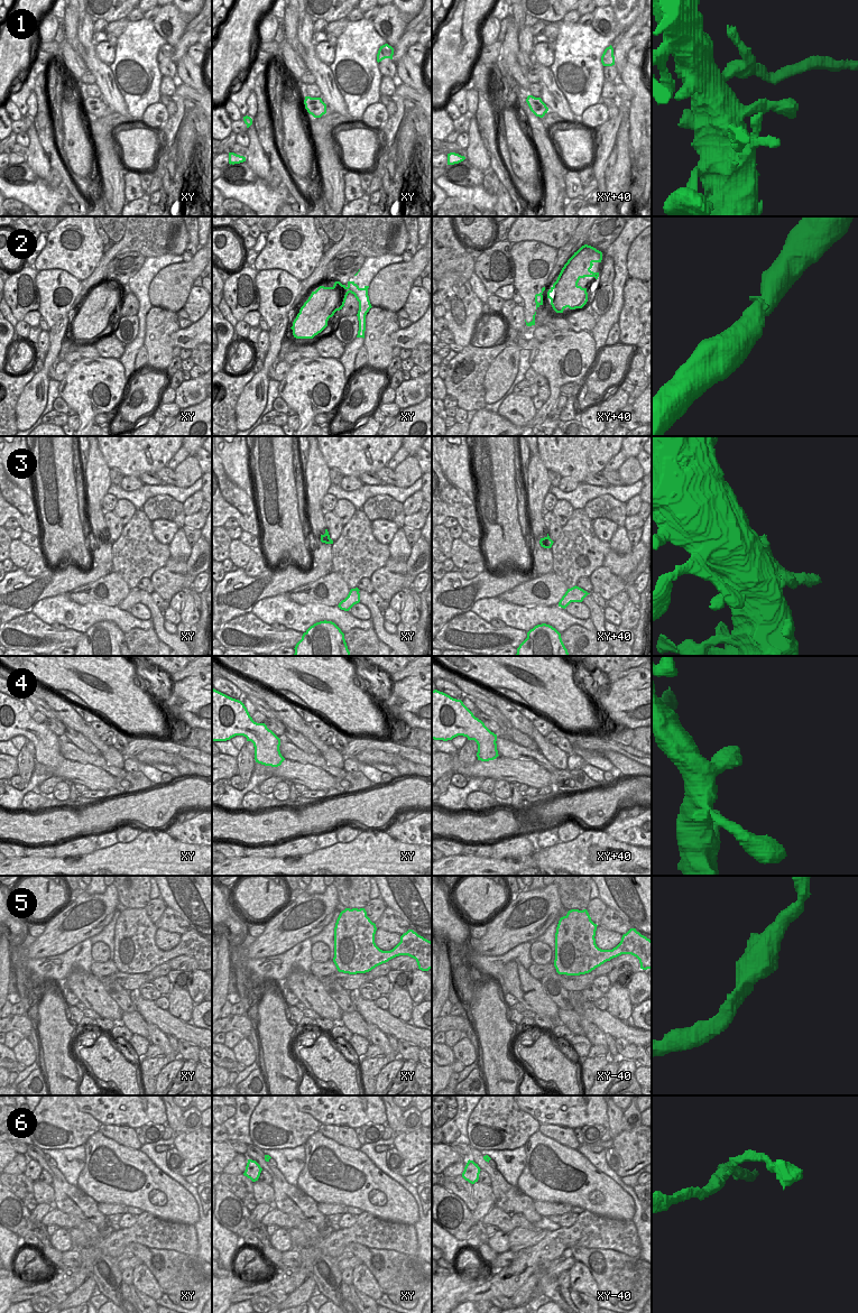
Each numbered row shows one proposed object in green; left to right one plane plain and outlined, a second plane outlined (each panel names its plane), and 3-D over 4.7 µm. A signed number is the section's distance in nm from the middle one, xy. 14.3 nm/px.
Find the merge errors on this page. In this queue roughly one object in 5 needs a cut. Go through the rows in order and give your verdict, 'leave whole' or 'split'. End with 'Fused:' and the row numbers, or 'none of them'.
1: split
2: leave whole
3: leave whole
4: leave whole
5: leave whole
6: leave whole
Fused: 1

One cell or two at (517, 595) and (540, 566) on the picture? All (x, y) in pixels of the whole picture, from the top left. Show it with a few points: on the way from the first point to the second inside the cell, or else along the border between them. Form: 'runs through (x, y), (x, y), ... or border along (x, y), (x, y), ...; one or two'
border along (551, 571), (537, 575); two

